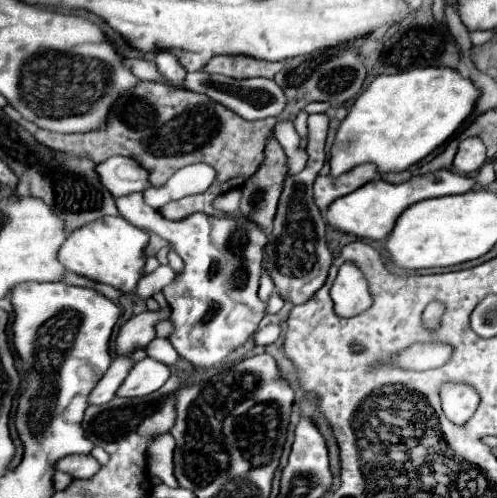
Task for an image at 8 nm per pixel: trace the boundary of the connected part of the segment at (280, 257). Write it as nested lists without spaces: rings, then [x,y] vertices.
[[[326,113],[308,117],[308,147],[306,147],[308,163],[298,175],[292,175],[284,181],[284,191],[274,219],[274,229],[266,245],[268,273],[272,275],[280,297],[292,301],[294,305],[300,305],[308,299],[302,287],[320,275],[322,265],[324,263],[328,263],[328,267],[332,265],[332,253],[326,245],[326,225],[312,199],[312,183],[324,165],[324,141],[328,135],[328,123],[330,123],[330,115]]]

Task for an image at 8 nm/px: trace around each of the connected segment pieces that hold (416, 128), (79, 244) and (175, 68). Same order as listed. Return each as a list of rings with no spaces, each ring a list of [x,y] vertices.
[[[418,67],[376,77],[340,123],[332,145],[330,175],[338,177],[360,163],[374,163],[380,175],[406,171],[460,129],[474,111],[478,97],[478,87],[450,67]]]
[[[120,215],[104,217],[72,231],[66,243],[60,247],[58,259],[68,271],[76,275],[84,275],[92,281],[112,285],[120,289],[122,295],[134,295],[146,263],[144,255],[146,245],[148,245],[148,233],[144,229],[138,229]]]
[[[160,51],[160,53],[156,53],[154,61],[156,61],[160,75],[164,75],[166,85],[170,85],[172,89],[182,89],[180,83],[184,81],[186,71],[180,67],[180,63],[174,59],[174,55],[168,51]]]

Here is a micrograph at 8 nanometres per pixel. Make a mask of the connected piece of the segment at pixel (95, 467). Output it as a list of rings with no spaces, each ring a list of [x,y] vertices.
[[[68,455],[56,463],[58,471],[64,473],[88,473],[88,475],[72,475],[74,479],[90,479],[100,471],[100,463],[92,455]]]

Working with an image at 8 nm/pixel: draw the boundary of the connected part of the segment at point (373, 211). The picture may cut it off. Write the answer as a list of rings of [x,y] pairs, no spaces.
[[[440,169],[440,171],[432,171],[432,173],[424,173],[424,175],[414,175],[412,179],[398,183],[398,185],[388,183],[384,179],[374,179],[370,183],[366,183],[364,187],[352,191],[350,195],[336,199],[326,211],[326,221],[328,221],[328,225],[332,225],[344,233],[352,233],[360,239],[368,239],[368,241],[386,239],[392,233],[396,219],[410,205],[424,201],[424,199],[460,195],[460,193],[470,191],[472,185],[474,185],[474,179],[458,175],[458,173],[448,171],[448,169]]]

